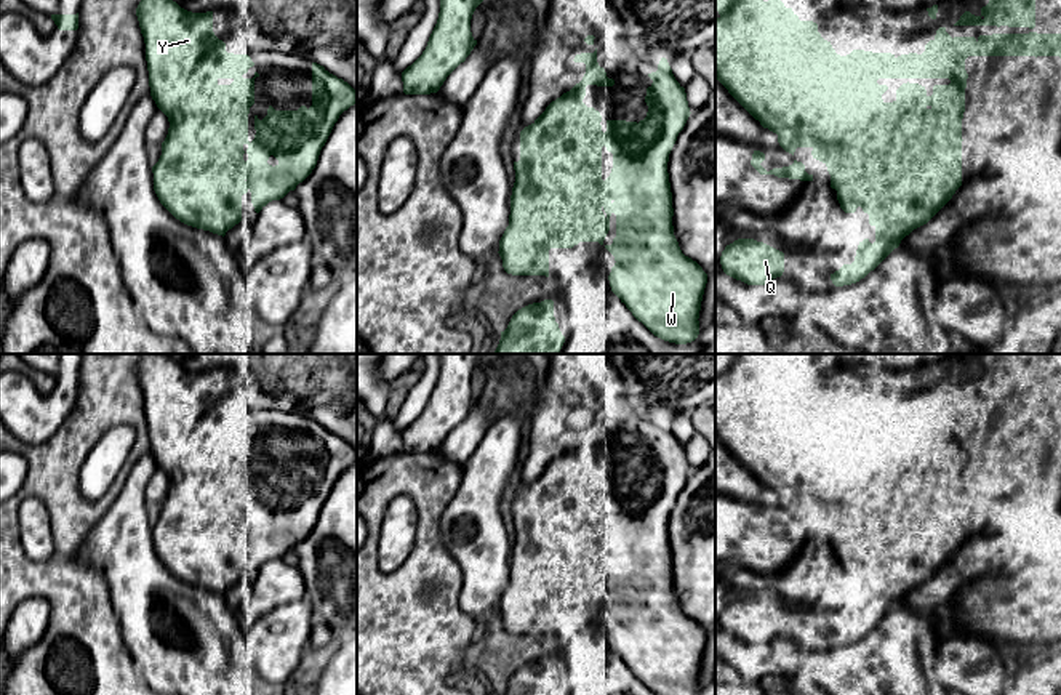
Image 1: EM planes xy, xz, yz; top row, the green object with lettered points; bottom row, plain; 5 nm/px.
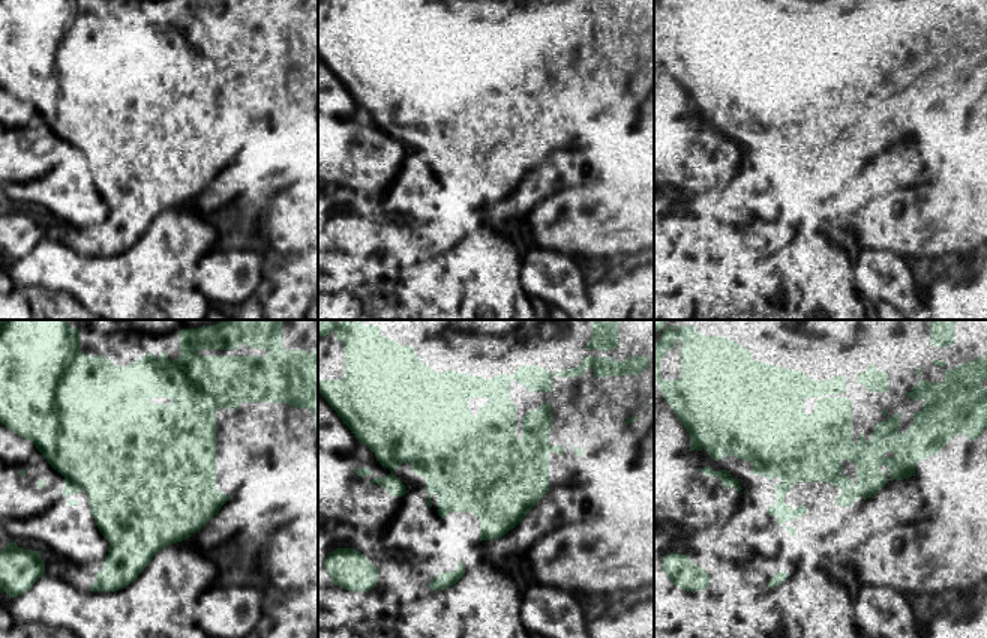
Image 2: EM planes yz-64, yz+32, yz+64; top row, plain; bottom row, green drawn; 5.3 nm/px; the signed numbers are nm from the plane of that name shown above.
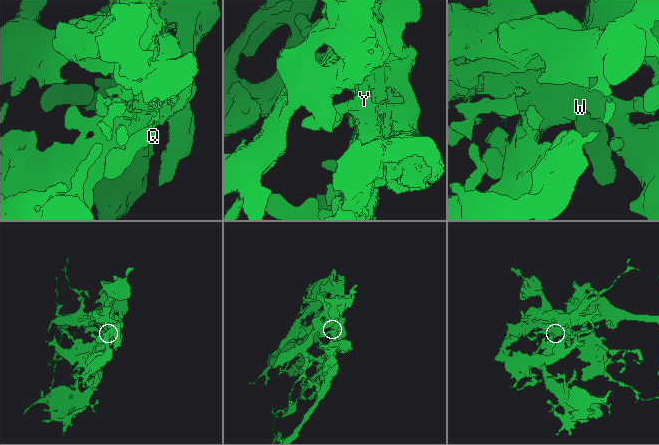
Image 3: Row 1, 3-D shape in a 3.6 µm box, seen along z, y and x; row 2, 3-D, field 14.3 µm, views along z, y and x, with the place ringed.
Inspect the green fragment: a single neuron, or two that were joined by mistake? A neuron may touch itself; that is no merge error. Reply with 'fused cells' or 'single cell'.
single cell

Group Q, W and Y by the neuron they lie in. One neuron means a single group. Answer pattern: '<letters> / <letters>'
Q W Y

